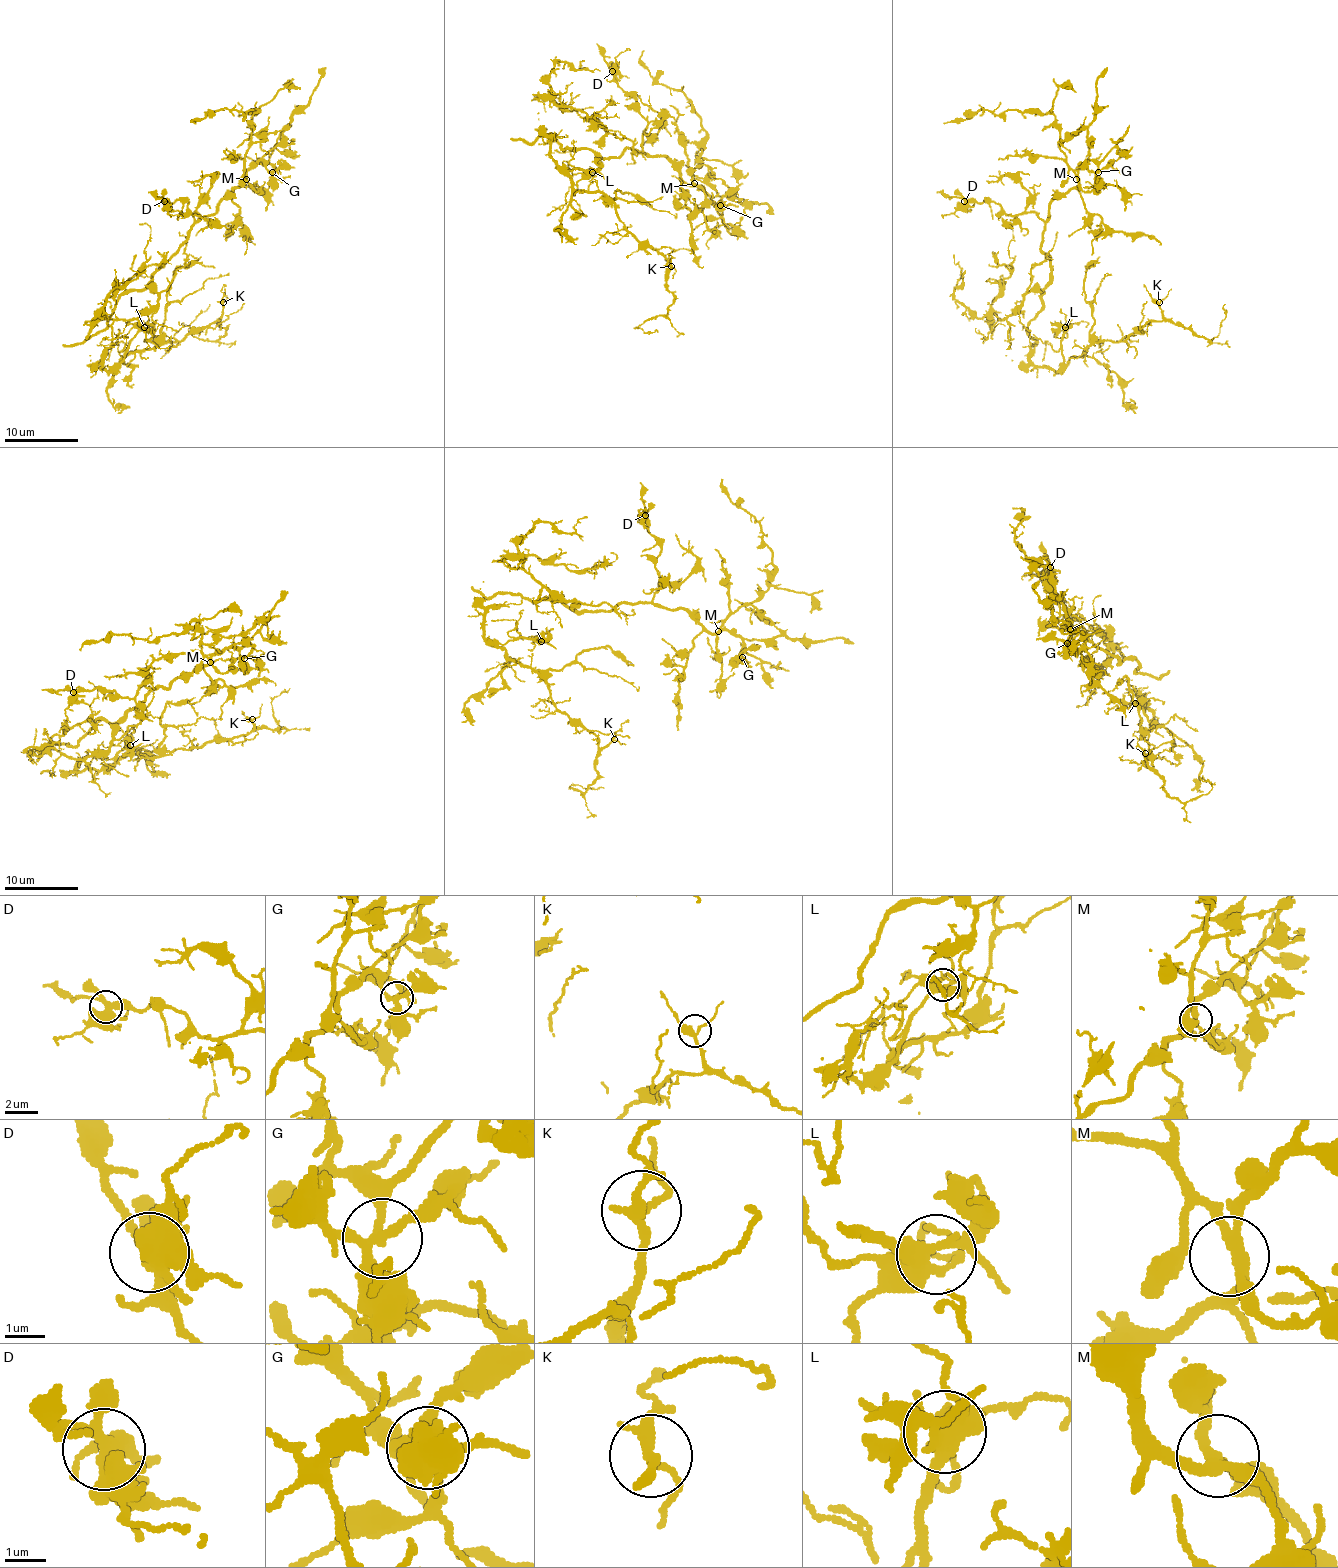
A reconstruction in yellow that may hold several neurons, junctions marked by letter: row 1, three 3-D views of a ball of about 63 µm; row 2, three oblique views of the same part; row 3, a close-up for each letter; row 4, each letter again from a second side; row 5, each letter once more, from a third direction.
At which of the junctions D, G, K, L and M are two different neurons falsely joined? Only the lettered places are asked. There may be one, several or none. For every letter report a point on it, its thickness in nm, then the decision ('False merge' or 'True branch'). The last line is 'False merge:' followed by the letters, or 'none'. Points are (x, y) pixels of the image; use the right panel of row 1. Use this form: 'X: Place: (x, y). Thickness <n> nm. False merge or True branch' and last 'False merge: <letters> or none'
D: Place: (964, 201). Thickness 400 nm. True branch
G: Place: (1098, 172). Thickness 280 nm. True branch
K: Place: (1159, 302). Thickness 240 nm. True branch
L: Place: (1065, 327). Thickness 400 nm. True branch
M: Place: (1076, 179). Thickness 280 nm. True branch
False merge: none

